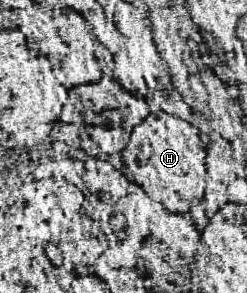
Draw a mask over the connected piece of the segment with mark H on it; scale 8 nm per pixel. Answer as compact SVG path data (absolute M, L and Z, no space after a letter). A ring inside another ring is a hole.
M164 110L150 114L132 132L128 148L122 152L124 164L136 182L154 202L168 212L186 214L206 196L206 154L208 142L190 122L176 118Z

